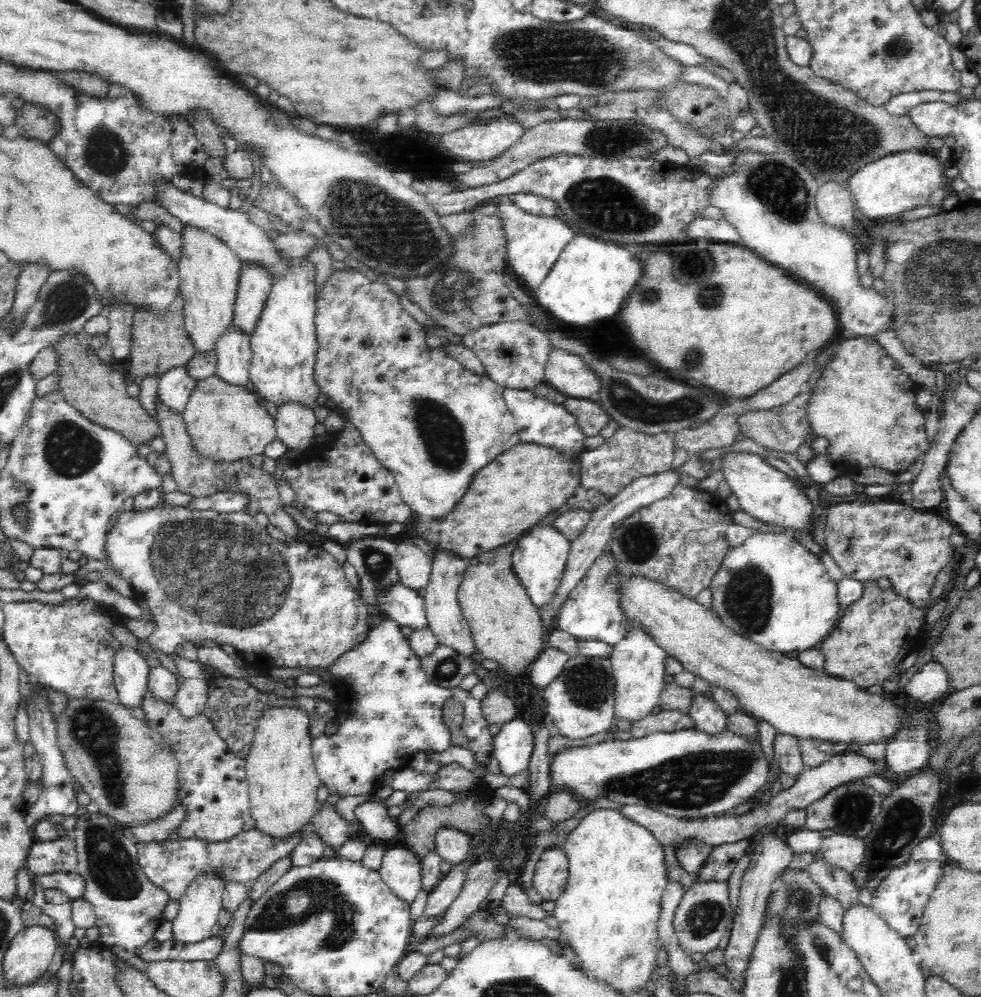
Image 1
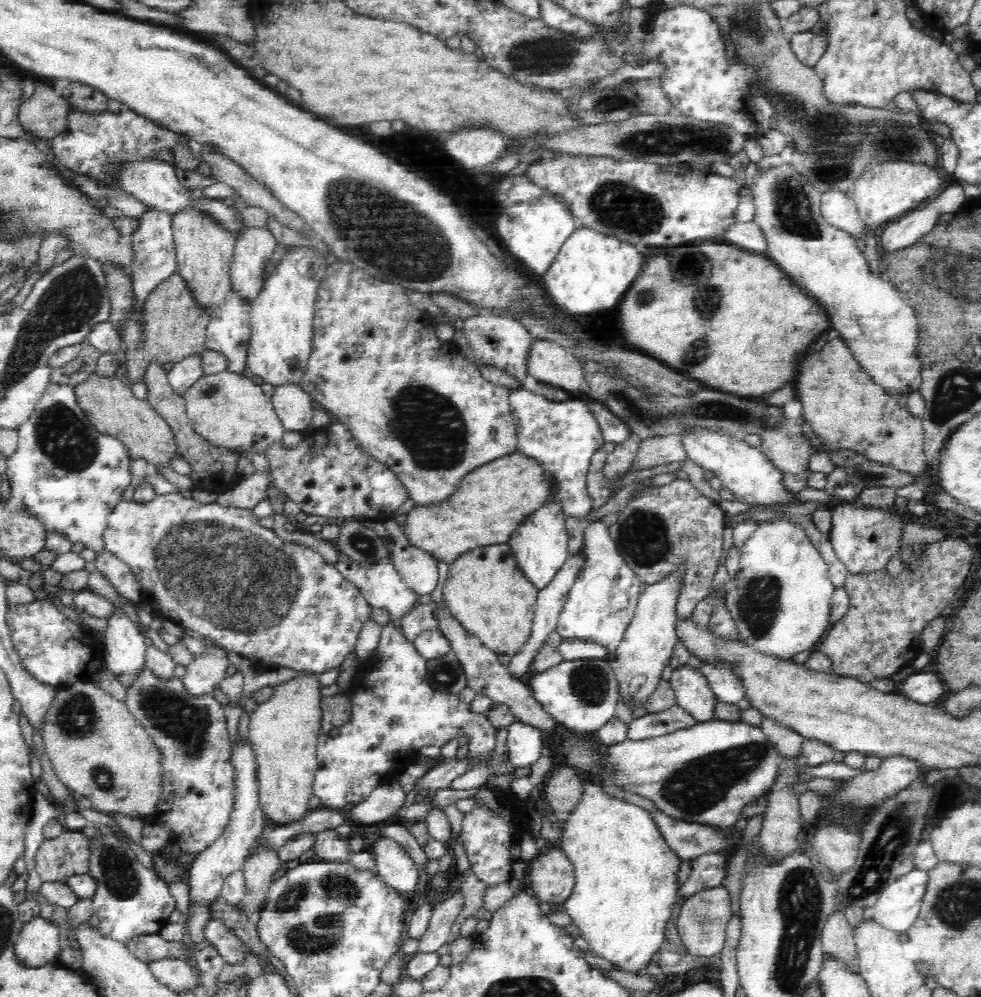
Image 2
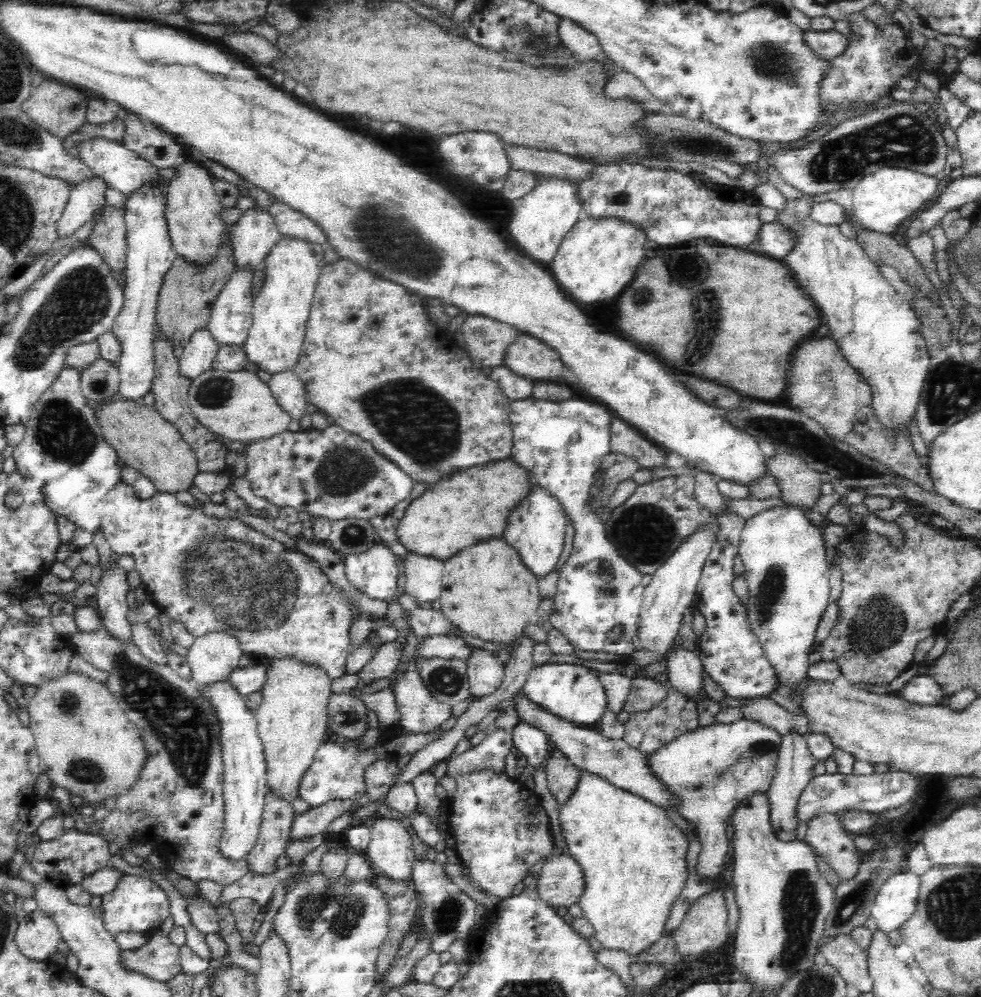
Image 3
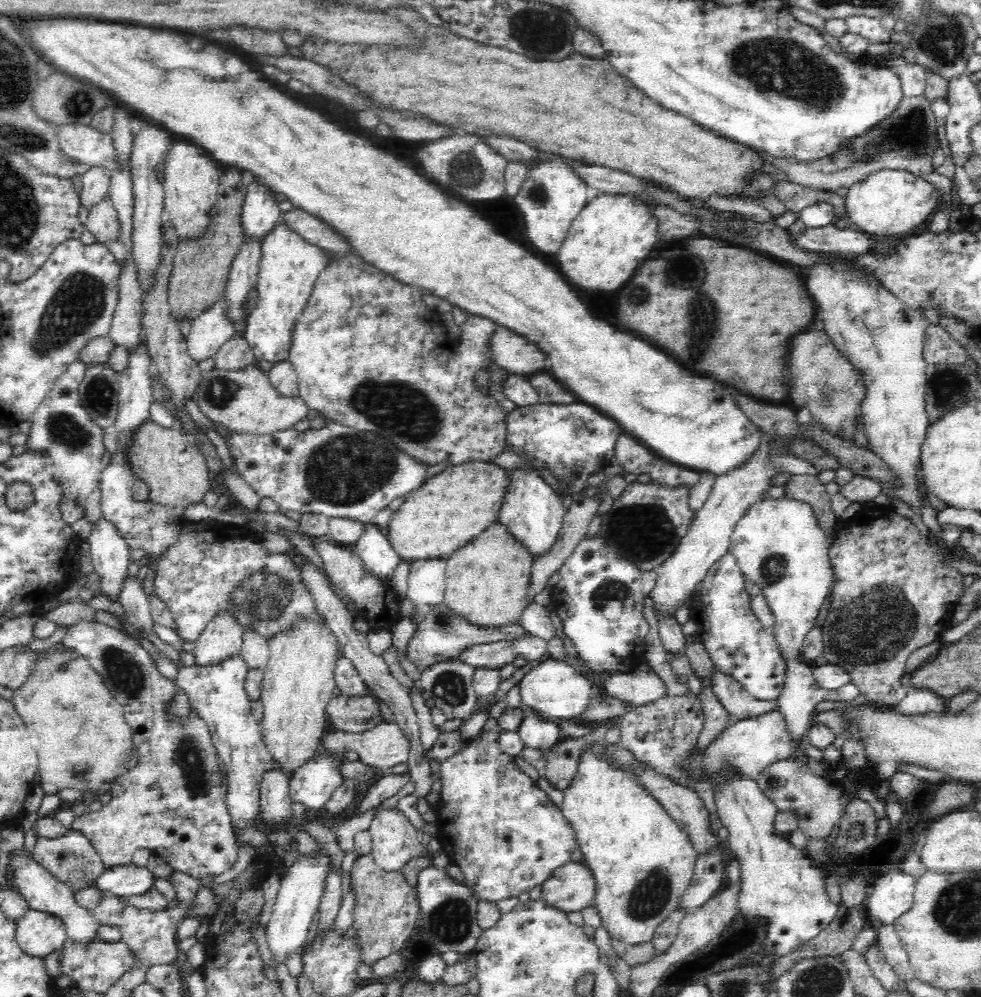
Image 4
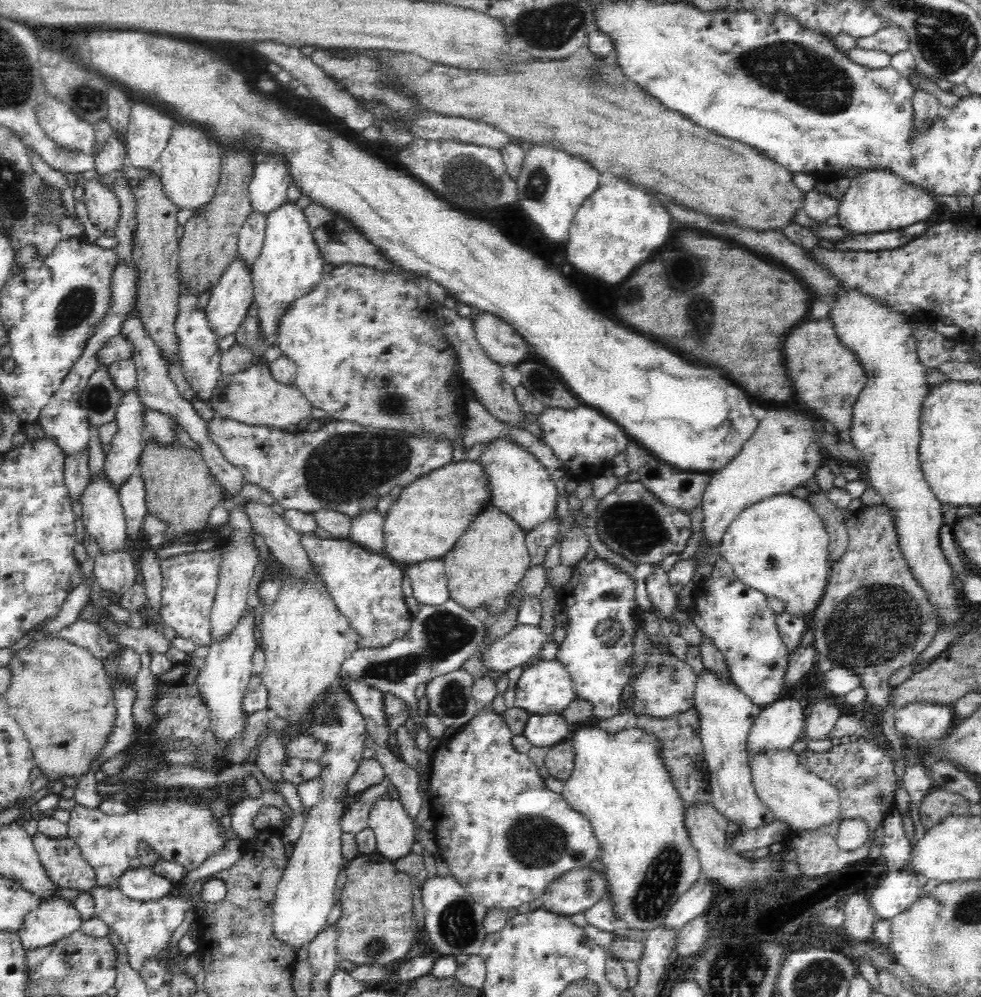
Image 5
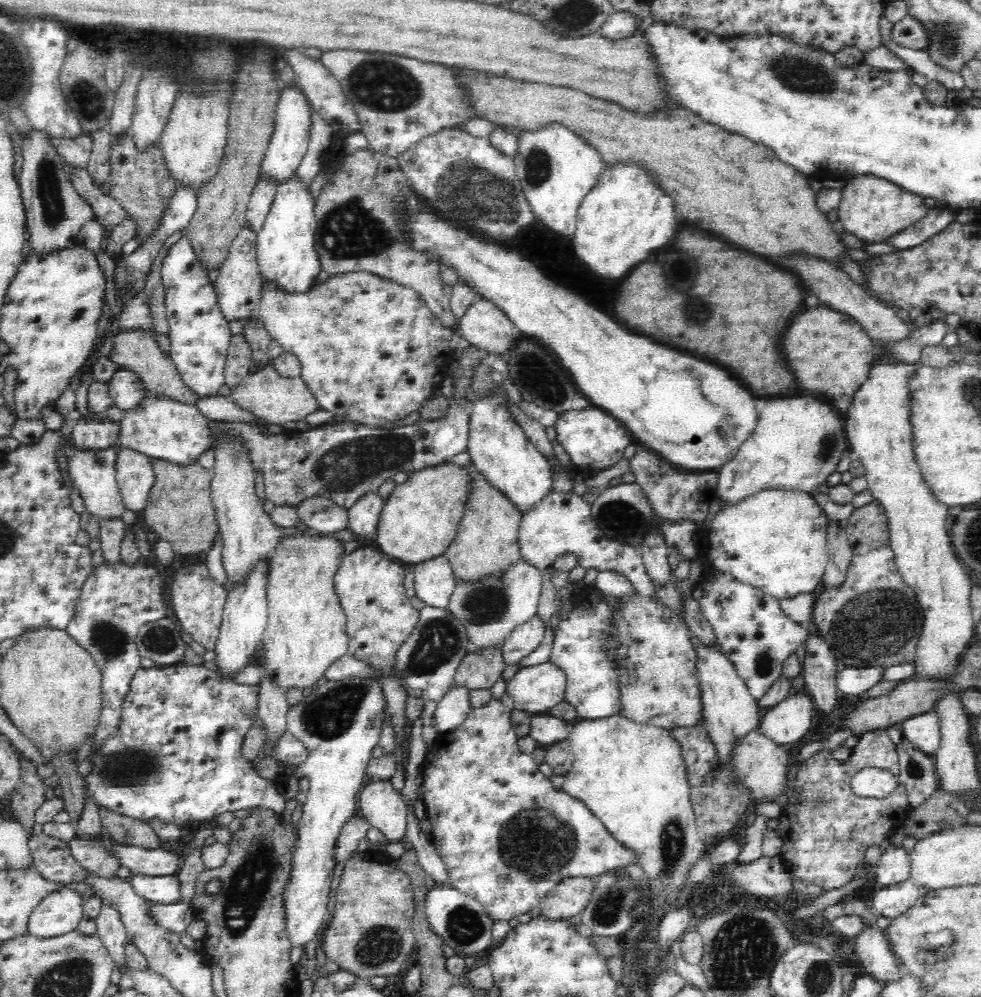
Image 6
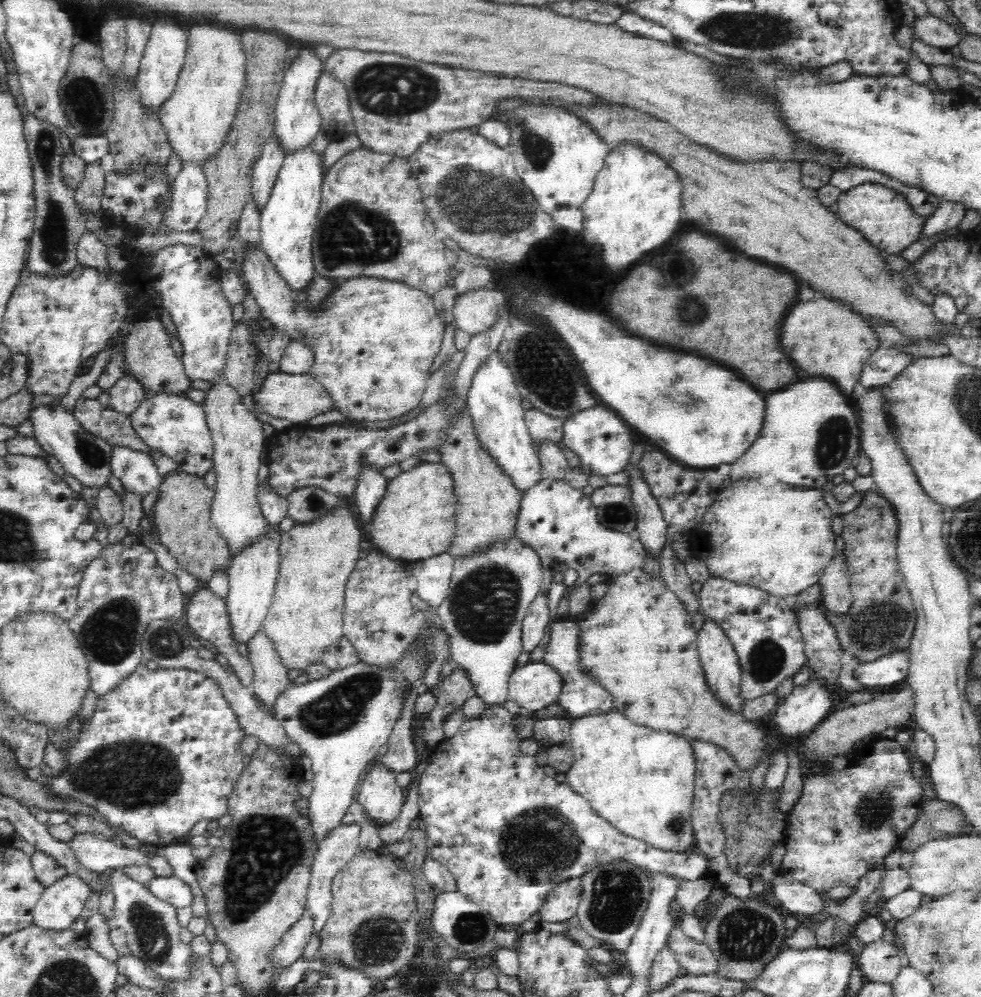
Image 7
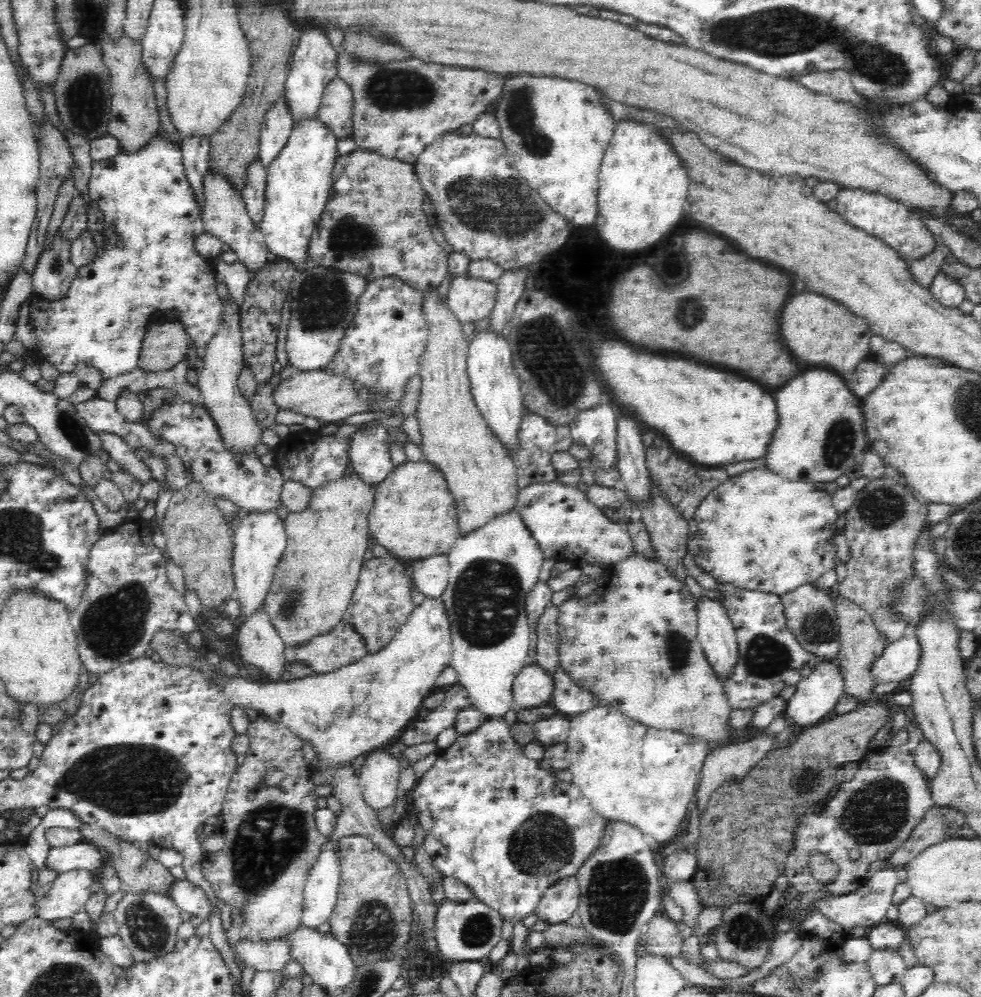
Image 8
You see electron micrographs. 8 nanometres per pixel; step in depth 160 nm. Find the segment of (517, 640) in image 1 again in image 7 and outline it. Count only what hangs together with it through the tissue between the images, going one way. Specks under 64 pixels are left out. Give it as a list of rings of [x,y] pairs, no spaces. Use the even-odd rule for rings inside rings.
[[[466,404],[451,414],[435,451],[440,454],[439,462],[448,469],[452,477],[453,493],[457,497],[456,540],[452,542],[448,552],[453,557],[464,556],[486,548],[492,541],[514,535],[523,492],[518,491],[512,477],[508,476],[502,465],[482,447]]]

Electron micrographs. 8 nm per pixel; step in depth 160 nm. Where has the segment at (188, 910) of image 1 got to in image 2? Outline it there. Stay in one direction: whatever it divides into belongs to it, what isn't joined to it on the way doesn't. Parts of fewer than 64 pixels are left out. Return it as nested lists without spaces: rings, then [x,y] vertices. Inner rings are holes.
[[[242,736],[231,744],[230,765],[232,765],[234,786],[233,786],[233,807],[230,812],[230,820],[220,835],[205,851],[196,856],[189,871],[189,914],[190,934],[192,934],[192,945],[202,942],[205,938],[203,933],[204,925],[210,919],[207,911],[207,904],[216,896],[221,894],[224,878],[231,872],[240,871],[243,868],[246,857],[250,854],[258,836],[269,827],[267,816],[263,813],[260,804],[260,781],[258,781],[258,769],[256,754],[251,744],[248,744]]]

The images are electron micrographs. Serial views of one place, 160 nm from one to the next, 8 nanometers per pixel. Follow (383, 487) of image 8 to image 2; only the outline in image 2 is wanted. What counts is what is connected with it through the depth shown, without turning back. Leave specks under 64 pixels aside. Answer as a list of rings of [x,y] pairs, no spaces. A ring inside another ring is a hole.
[[[514,452],[469,472],[460,481],[458,488],[444,500],[427,505],[416,505],[416,508],[407,514],[402,529],[412,546],[422,549],[422,552],[433,556],[437,561],[450,564],[457,556],[474,547],[507,543],[518,524],[539,505],[552,498],[552,488],[547,483],[550,483],[550,480],[546,481],[545,472],[533,460],[527,459],[519,452]]]

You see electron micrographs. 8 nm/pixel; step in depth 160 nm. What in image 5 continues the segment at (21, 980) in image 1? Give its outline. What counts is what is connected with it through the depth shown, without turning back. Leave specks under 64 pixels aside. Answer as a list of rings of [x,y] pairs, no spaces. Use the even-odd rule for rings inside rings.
[[[54,896],[26,914],[18,936],[25,949],[45,947],[80,929],[82,921],[71,900]]]

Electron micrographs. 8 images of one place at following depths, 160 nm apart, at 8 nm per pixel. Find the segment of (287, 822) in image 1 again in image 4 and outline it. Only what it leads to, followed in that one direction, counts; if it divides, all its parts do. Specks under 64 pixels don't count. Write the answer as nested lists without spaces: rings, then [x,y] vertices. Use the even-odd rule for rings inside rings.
[[[300,615],[267,641],[269,659],[261,668],[260,702],[264,708],[261,733],[272,759],[290,776],[290,771],[294,772],[316,756],[318,742],[325,733],[326,708],[336,687],[334,670],[343,654],[342,643],[320,615]]]

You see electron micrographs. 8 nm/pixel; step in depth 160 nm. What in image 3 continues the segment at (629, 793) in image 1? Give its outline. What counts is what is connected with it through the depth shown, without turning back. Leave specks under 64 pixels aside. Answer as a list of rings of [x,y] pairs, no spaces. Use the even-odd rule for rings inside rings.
[[[742,719],[732,724],[715,722],[680,737],[658,750],[654,757],[648,757],[649,762],[654,774],[678,795],[681,817],[696,827],[702,850],[692,872],[701,882],[720,885],[730,850],[727,827],[731,813],[746,796],[756,791],[766,793],[771,786],[782,735],[769,725]]]

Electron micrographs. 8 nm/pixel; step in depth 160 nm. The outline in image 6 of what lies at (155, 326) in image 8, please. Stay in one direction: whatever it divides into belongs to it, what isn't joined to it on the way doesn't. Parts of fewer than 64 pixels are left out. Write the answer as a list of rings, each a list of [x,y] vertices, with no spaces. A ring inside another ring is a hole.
[[[135,328],[132,331],[116,335],[108,359],[116,362],[120,368],[137,374],[148,394],[166,397],[192,406],[196,405],[199,396],[190,387],[186,386],[176,363],[168,353],[160,348],[153,330]]]

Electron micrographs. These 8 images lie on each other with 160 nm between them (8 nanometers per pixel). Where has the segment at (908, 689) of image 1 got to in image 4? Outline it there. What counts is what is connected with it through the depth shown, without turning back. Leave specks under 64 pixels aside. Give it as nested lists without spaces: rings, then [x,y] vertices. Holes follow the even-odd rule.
[[[908,690],[907,696],[894,710],[900,716],[914,717],[944,714],[946,706],[946,700],[931,691]]]

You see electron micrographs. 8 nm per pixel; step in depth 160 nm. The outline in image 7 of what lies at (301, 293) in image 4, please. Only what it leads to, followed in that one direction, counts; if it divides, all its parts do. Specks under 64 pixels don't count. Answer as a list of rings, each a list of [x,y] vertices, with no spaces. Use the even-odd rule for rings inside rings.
[[[311,143],[288,151],[274,181],[270,200],[261,212],[263,250],[294,292],[302,290],[317,275],[312,245],[321,206],[323,169],[324,153],[316,152]]]

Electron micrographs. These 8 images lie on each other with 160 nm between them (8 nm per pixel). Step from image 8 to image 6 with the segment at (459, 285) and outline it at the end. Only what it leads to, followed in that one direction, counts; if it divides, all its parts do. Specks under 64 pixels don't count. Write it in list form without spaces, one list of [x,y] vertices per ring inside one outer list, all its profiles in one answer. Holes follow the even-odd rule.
[[[476,296],[475,301],[467,308],[459,322],[458,331],[463,338],[468,340],[470,345],[488,351],[488,354],[504,354],[515,345],[515,342],[522,337],[518,327],[509,319],[501,308],[492,301],[482,296]]]

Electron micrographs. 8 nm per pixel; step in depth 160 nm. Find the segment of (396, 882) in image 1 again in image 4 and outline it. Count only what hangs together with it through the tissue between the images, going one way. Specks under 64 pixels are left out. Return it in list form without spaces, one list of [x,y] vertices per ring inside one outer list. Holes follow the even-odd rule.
[[[398,807],[380,808],[370,824],[371,855],[380,868],[399,871],[410,859],[426,854],[420,832]]]

